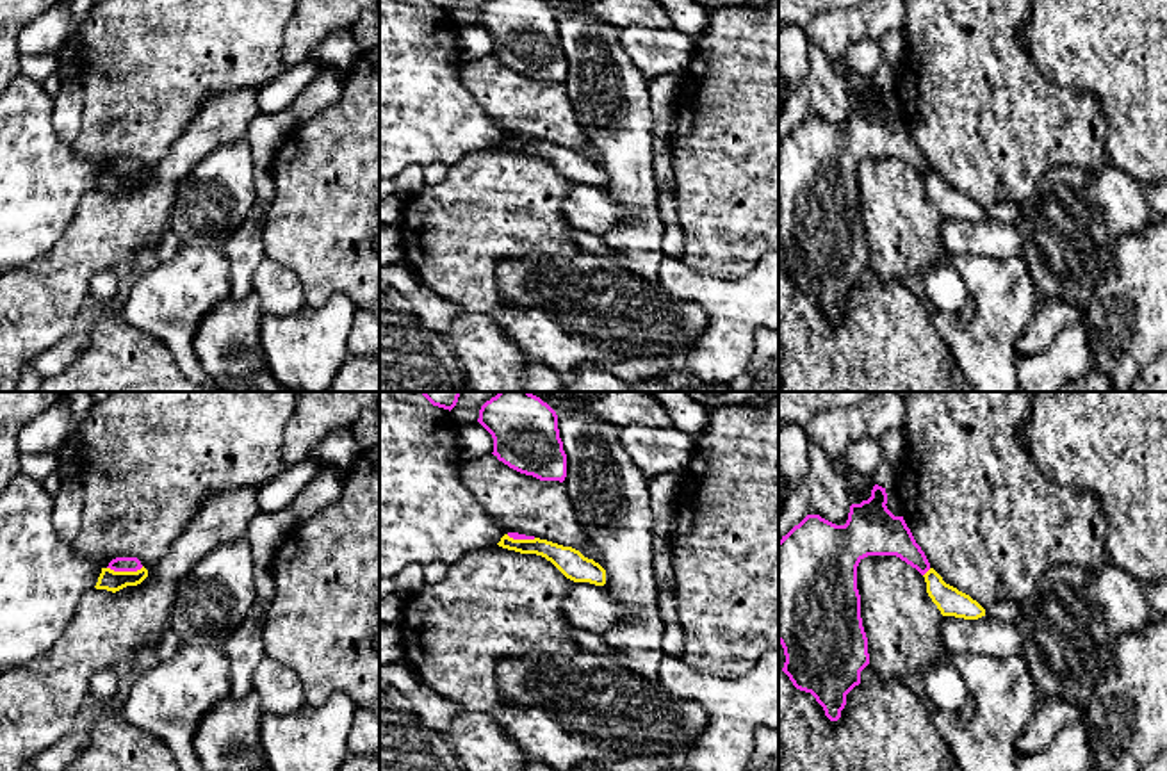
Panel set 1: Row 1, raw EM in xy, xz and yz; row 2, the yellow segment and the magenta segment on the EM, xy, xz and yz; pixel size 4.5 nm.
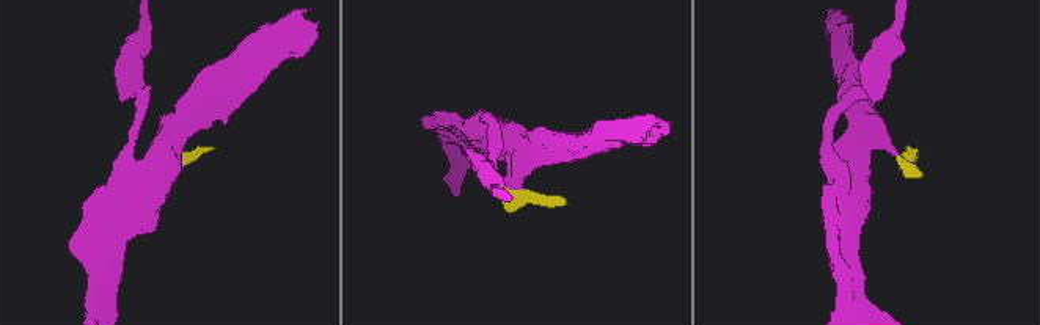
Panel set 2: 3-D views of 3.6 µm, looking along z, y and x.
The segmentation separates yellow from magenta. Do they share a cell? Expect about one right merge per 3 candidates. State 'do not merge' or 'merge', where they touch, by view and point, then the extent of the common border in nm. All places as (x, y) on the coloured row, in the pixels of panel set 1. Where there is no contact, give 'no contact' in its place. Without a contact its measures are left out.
do not merge | xy (125, 572) | 170 nm

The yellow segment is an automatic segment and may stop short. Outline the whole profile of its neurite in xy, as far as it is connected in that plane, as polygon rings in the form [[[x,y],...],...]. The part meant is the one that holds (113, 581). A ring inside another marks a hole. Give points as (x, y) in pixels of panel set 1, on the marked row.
[[[143,566],[137,572],[114,572],[110,568],[102,568],[96,582],[96,589],[119,591],[126,586],[137,586],[148,577],[148,570]]]

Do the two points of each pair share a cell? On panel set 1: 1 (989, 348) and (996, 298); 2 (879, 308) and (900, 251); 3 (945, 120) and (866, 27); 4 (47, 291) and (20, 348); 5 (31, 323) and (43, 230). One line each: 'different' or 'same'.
1: same
2: different
3: different
4: same
5: different

